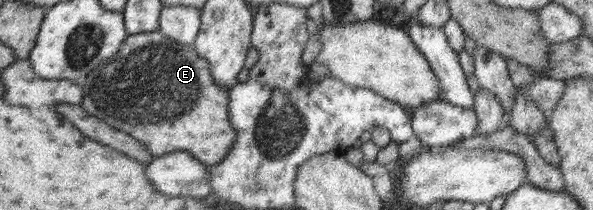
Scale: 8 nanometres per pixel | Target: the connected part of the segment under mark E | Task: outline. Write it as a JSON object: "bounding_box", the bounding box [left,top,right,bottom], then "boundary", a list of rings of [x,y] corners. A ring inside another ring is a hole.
{"bounding_box":[82,30,235,166],"boundary":[[[160,30],[128,34],[122,47],[110,57],[110,79],[108,79],[108,61],[102,61],[86,76],[82,89],[84,95],[82,107],[90,115],[136,137],[140,143],[146,145],[146,149],[149,149],[154,157],[183,151],[190,153],[200,163],[212,166],[222,161],[234,145],[235,131],[230,123],[228,111],[229,91],[213,78],[210,65],[197,55],[196,50],[166,37]],[[130,101],[132,109],[118,109],[120,105],[126,105]]]}

